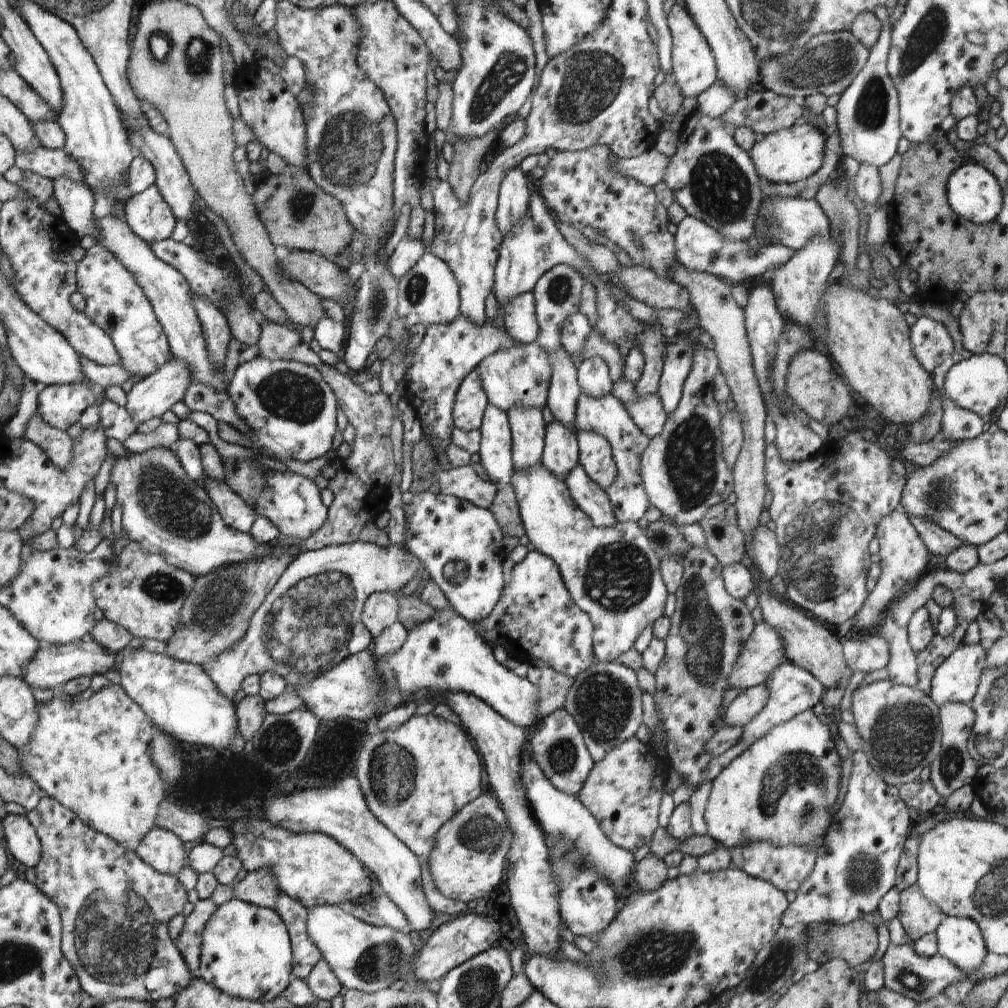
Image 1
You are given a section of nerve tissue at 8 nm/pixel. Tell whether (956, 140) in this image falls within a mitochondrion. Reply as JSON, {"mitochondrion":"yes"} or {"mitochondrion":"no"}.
{"mitochondrion":"no"}

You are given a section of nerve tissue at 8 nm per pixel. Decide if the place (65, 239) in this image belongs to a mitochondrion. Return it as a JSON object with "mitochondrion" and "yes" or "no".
{"mitochondrion":"no"}

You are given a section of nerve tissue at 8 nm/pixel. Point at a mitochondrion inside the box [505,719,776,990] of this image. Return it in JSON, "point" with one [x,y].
{"point":[656,953]}

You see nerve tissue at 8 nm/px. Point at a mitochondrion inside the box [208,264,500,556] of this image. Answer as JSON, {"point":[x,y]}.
{"point":[288,395]}

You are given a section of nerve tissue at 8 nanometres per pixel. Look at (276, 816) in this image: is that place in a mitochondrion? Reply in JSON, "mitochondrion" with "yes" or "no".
{"mitochondrion":"no"}

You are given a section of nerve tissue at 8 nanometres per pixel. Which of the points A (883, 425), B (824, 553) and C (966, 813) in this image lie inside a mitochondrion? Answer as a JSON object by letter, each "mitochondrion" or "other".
{"A":"other","B":"mitochondrion","C":"other"}

